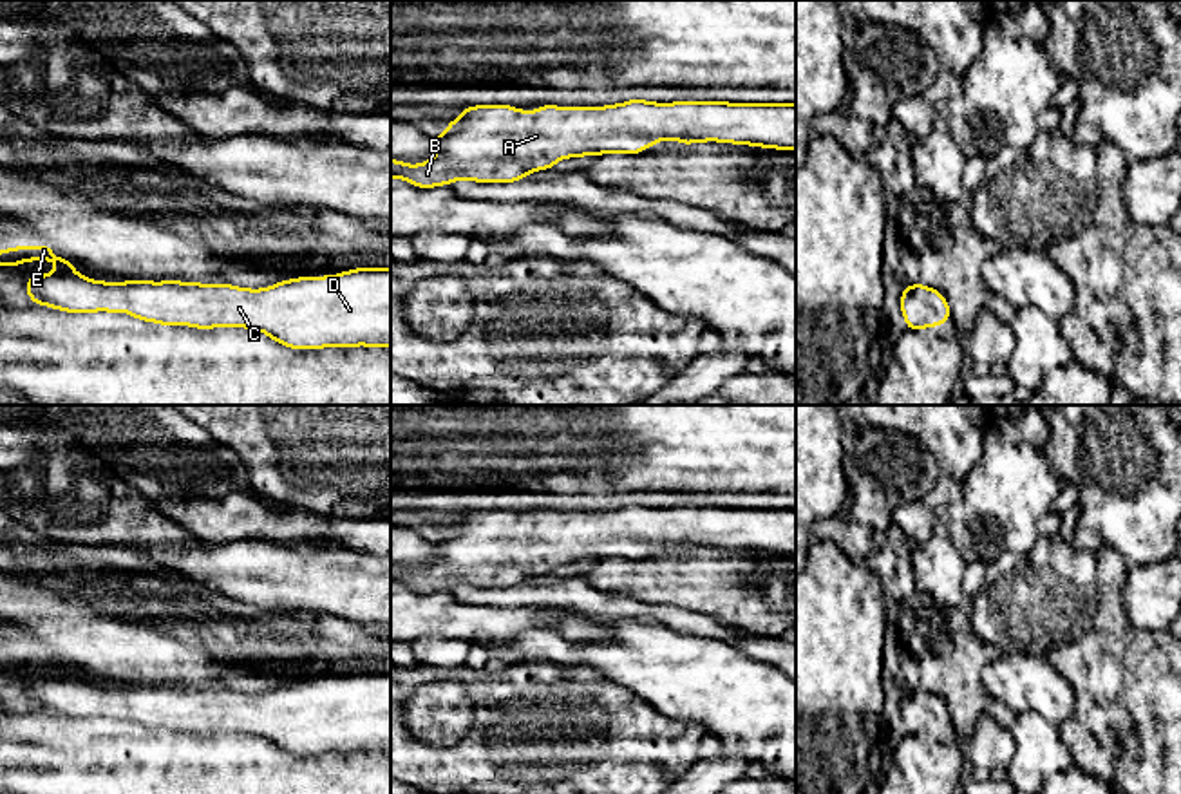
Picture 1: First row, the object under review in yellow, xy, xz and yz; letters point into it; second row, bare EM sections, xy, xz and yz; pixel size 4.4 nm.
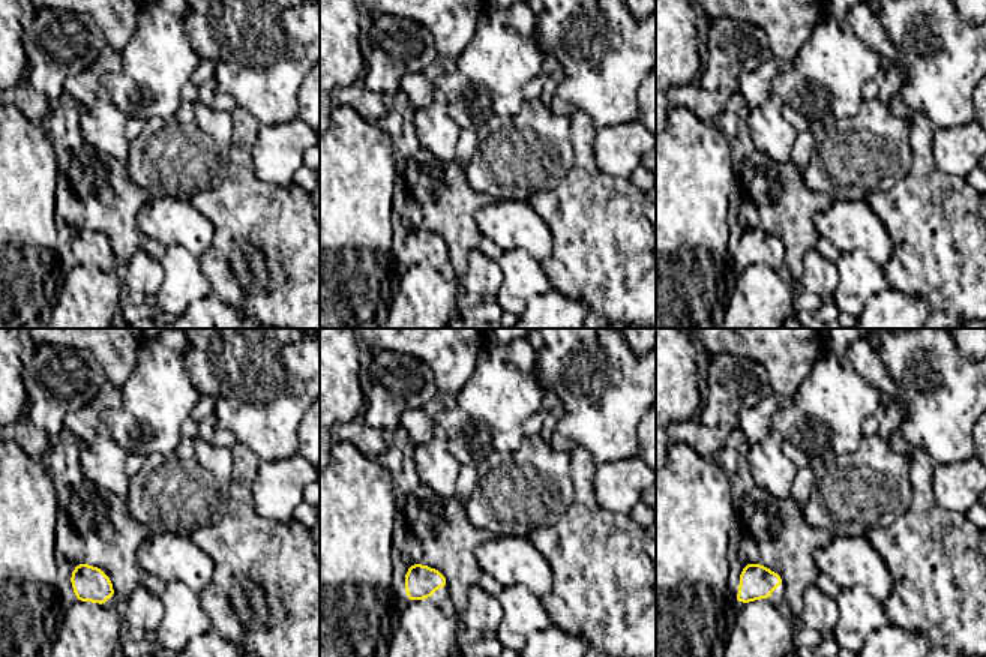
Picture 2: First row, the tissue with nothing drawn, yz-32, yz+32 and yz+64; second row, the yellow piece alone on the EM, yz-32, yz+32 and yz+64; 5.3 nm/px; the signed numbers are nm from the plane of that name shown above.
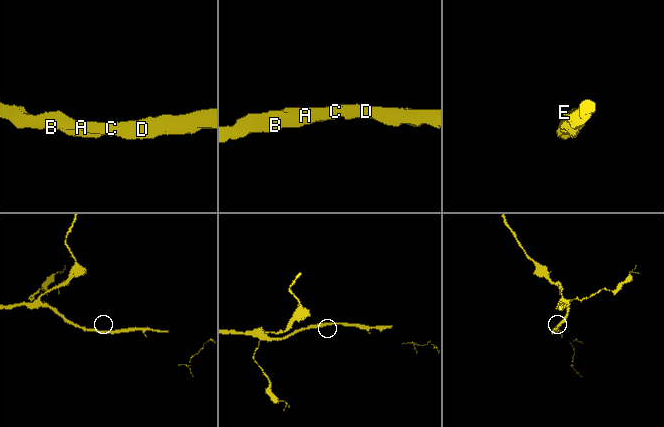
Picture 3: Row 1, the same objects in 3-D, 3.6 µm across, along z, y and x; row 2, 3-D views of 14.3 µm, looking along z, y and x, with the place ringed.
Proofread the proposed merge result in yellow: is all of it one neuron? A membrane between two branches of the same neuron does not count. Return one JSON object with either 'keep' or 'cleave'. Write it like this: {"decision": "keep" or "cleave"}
{"decision": "keep"}

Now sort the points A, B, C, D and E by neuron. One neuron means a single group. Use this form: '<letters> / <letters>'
A B C D E

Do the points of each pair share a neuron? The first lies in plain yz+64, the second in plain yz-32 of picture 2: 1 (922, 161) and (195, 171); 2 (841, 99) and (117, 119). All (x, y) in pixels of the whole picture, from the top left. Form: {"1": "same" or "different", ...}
{"1": "different", "2": "different"}

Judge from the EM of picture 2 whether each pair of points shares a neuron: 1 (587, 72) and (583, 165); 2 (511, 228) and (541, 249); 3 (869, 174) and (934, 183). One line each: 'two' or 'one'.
1: two
2: one
3: two

